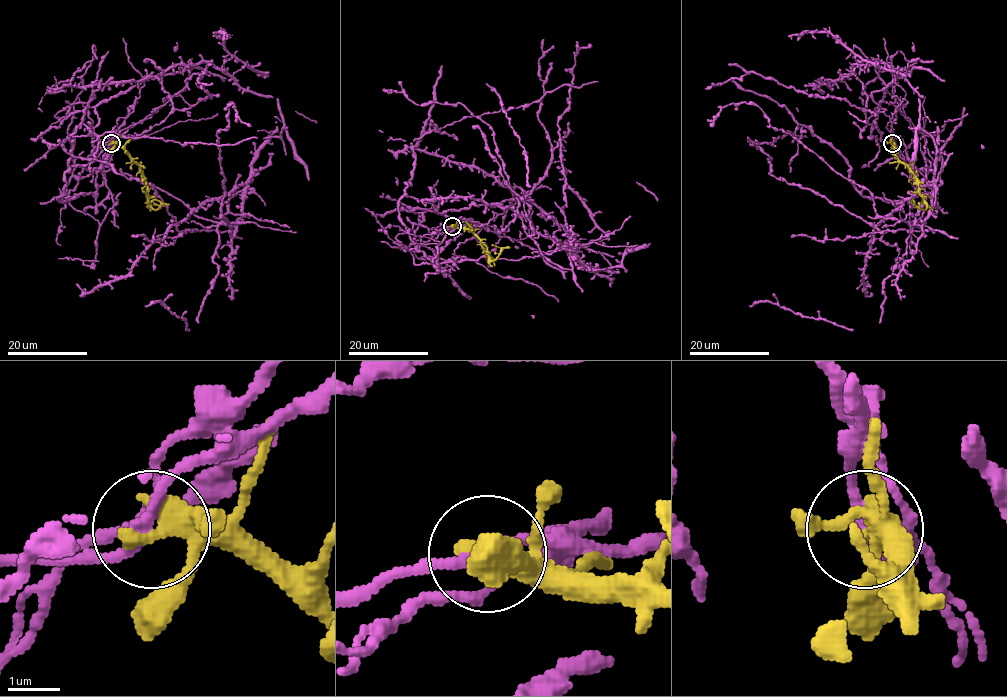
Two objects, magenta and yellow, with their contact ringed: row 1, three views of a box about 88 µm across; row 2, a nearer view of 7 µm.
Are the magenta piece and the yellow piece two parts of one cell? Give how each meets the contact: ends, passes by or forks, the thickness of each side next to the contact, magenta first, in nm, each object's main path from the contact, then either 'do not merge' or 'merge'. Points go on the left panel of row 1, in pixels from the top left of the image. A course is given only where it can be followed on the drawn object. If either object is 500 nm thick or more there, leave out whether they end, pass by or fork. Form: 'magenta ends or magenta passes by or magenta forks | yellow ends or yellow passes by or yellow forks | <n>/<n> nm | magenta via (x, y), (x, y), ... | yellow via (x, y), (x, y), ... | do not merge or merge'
magenta passes by | yellow forks | 200/280 nm | magenta via (111, 143), (95, 149), (78, 177), (109, 167), (231, 229), (179, 231), (153, 186), (42, 140) | yellow via (111, 143), (116, 143), (139, 167), (152, 207), (156, 209), (160, 205), (155, 199), (150, 201) | do not merge

